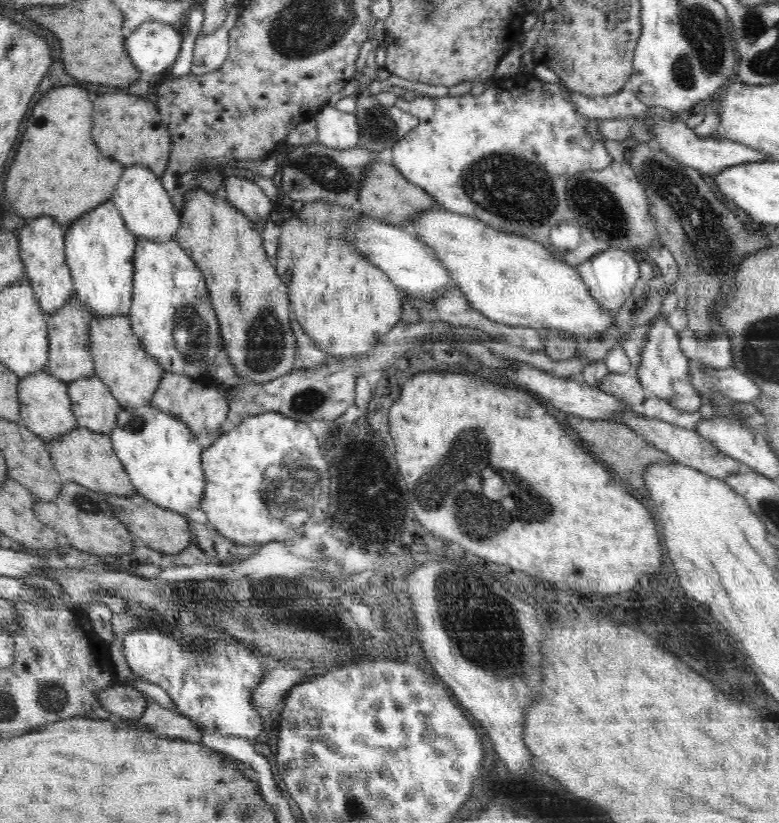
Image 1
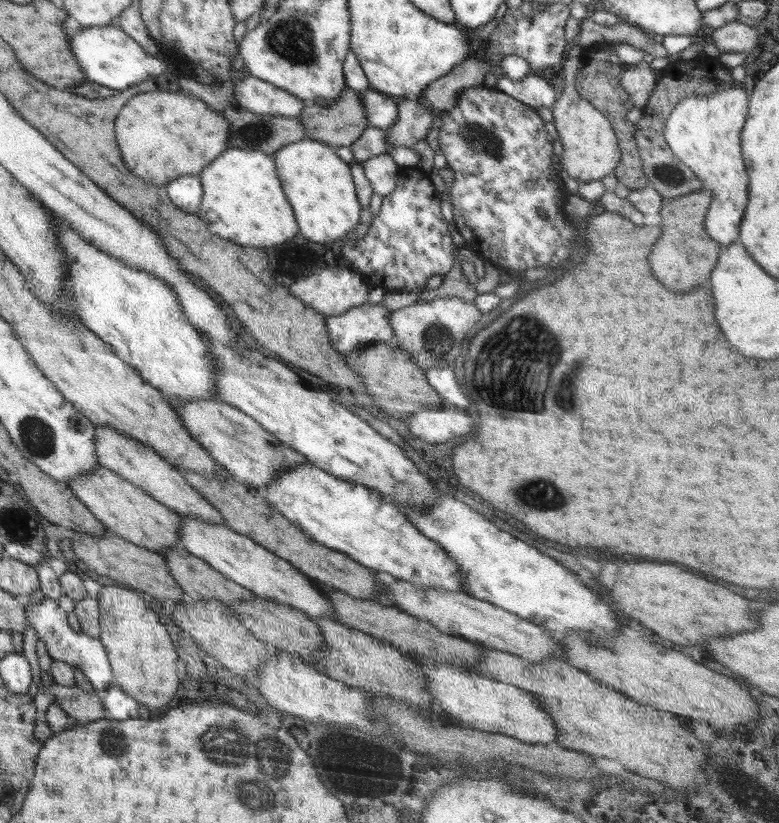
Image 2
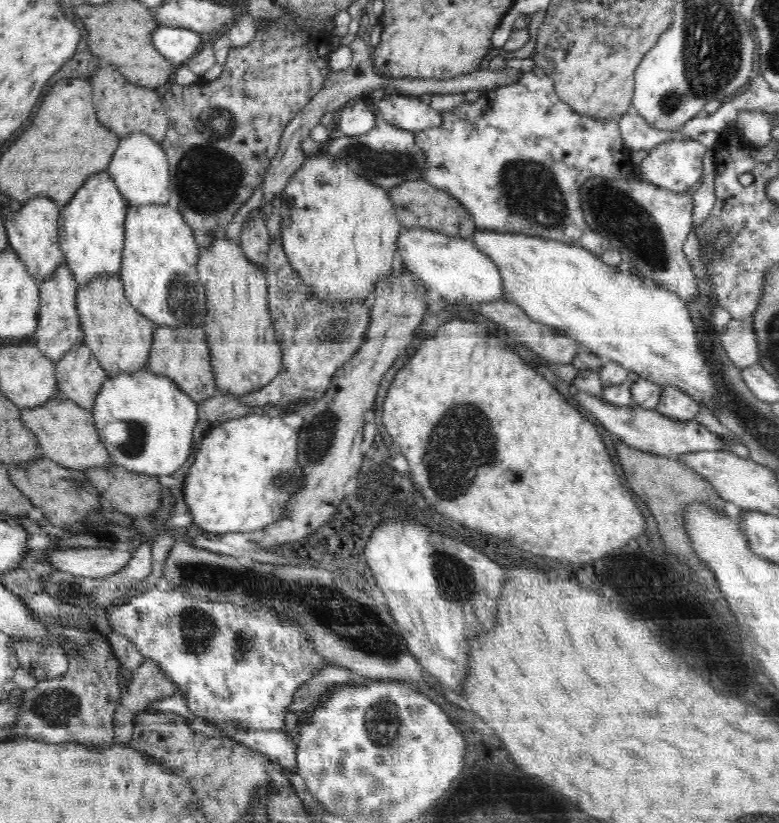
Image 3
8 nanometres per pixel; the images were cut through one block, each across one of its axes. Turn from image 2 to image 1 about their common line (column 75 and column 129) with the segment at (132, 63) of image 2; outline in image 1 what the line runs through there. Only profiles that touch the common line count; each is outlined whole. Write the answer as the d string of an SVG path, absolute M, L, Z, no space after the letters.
M144 21L125 36L126 53L142 77L150 79L172 67L182 38L178 28L158 21Z

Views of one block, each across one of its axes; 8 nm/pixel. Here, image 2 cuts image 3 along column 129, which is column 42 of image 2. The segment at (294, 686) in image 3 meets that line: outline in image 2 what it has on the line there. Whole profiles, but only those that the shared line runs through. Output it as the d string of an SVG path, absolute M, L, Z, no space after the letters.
M44 597L38 604L34 605L30 605L25 600L24 611L27 615L27 625L36 630L38 640L44 641L48 656L67 662L72 668L80 668L87 678L86 681L91 684L96 694L100 698L104 697L106 690L115 684L115 673L108 662L108 652L104 642L100 641L100 638L86 636L86 633L77 633L74 632L74 629L70 630L68 620L66 620L66 612L62 608L58 608L56 600L52 600L51 597Z

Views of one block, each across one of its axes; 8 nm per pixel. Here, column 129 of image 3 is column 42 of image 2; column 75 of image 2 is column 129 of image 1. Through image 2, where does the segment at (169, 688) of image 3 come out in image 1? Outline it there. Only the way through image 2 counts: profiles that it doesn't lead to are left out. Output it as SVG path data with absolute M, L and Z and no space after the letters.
M129 684L114 685L97 693L100 705L114 714L114 718L136 720L142 716L146 708L146 696Z

